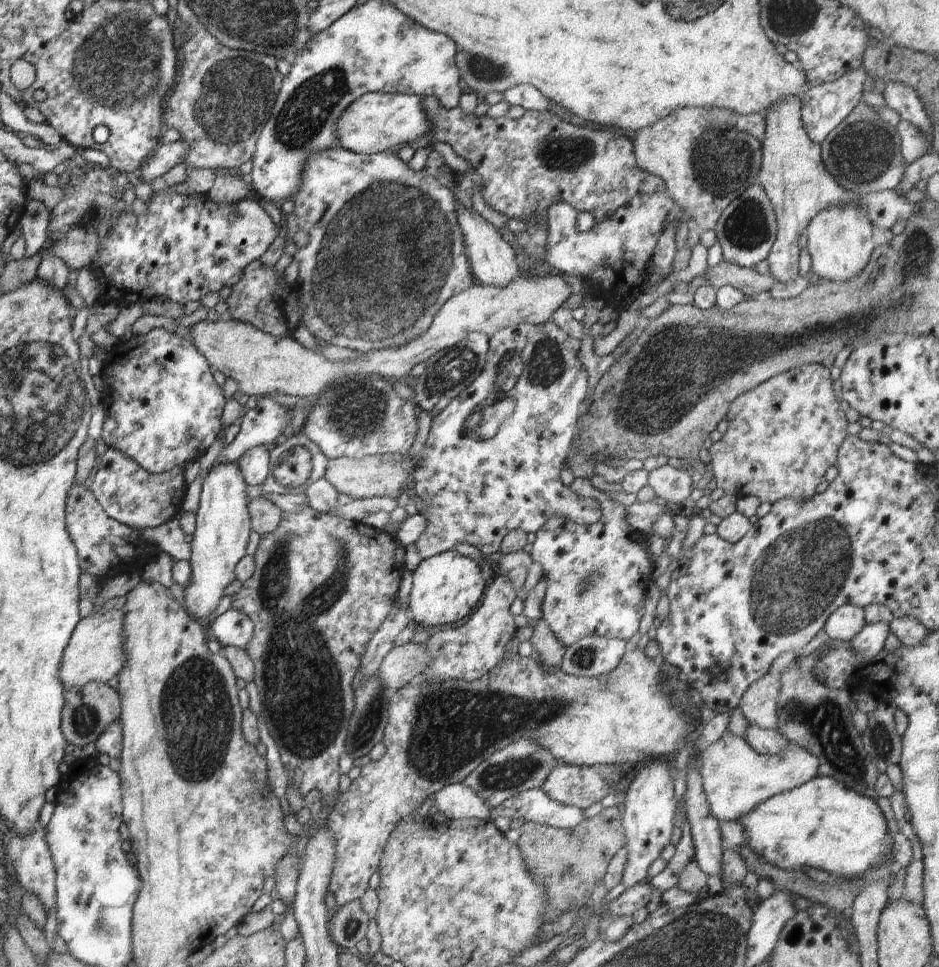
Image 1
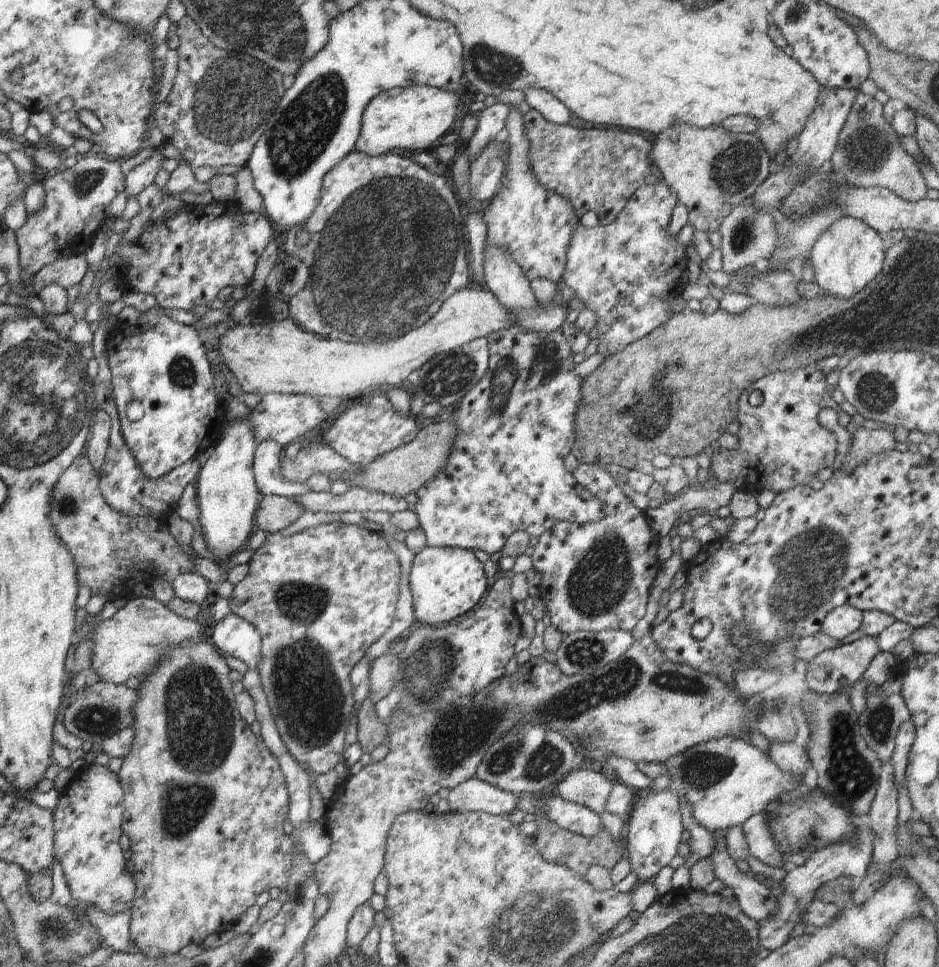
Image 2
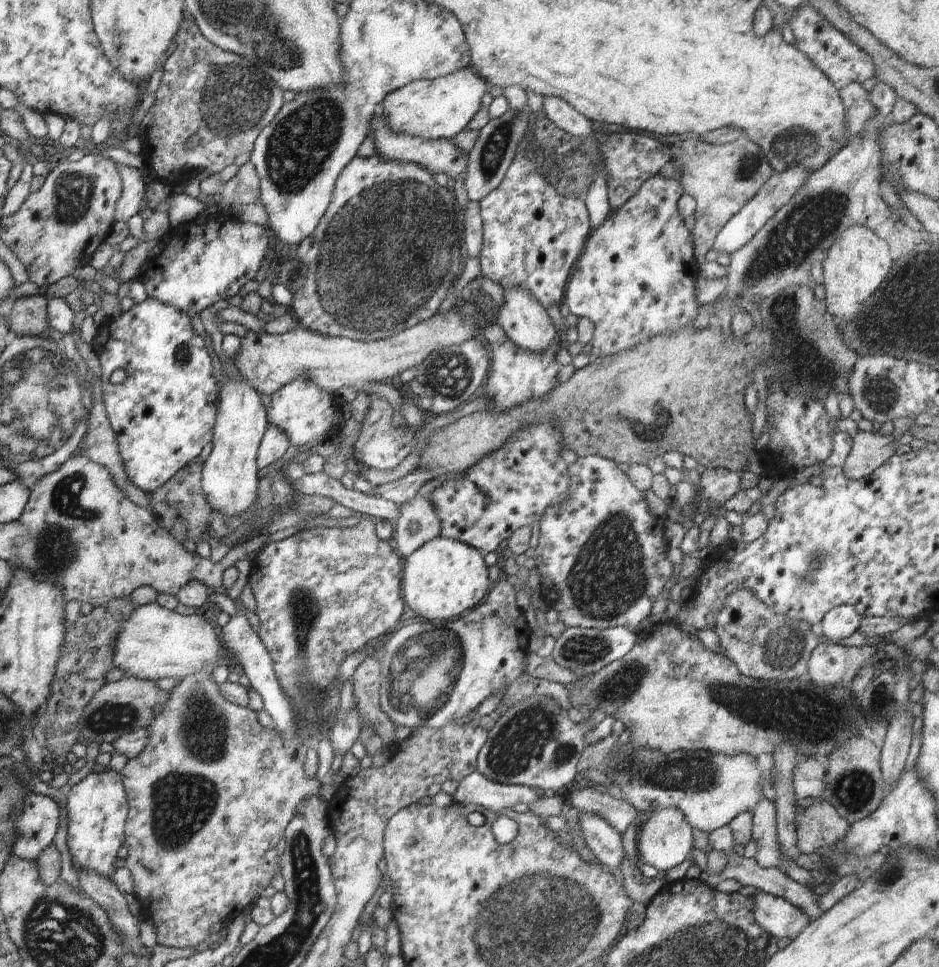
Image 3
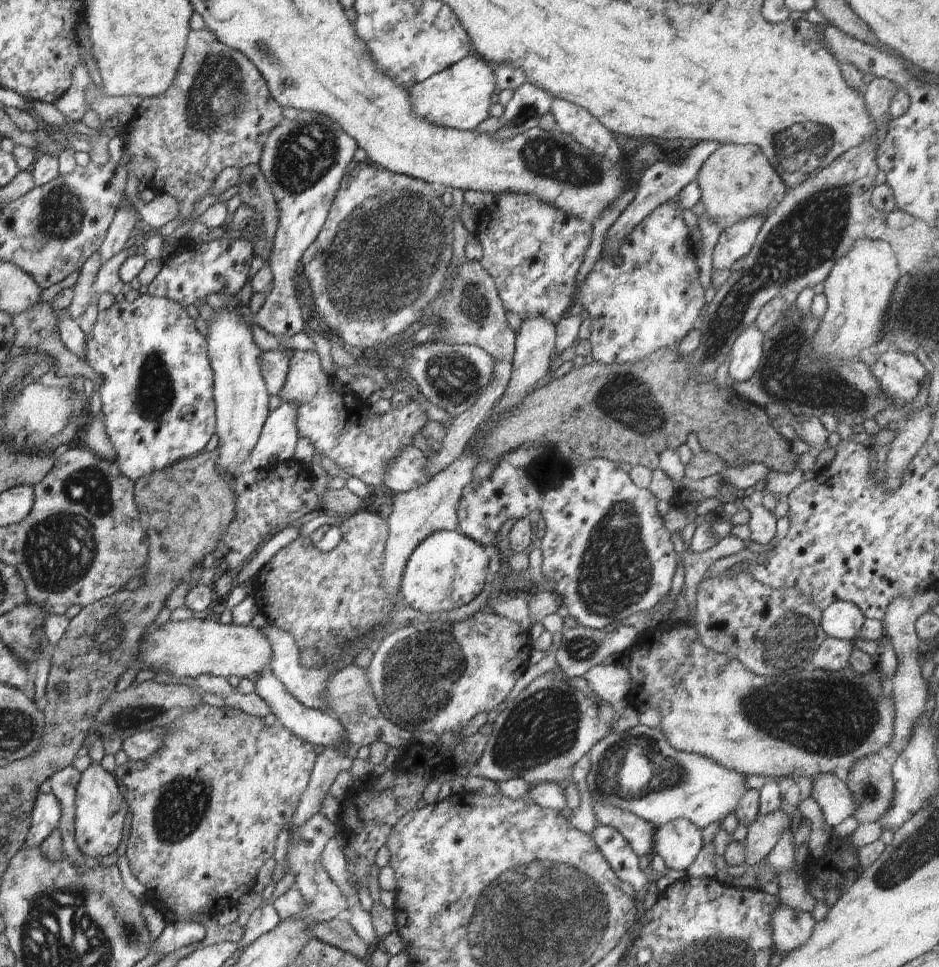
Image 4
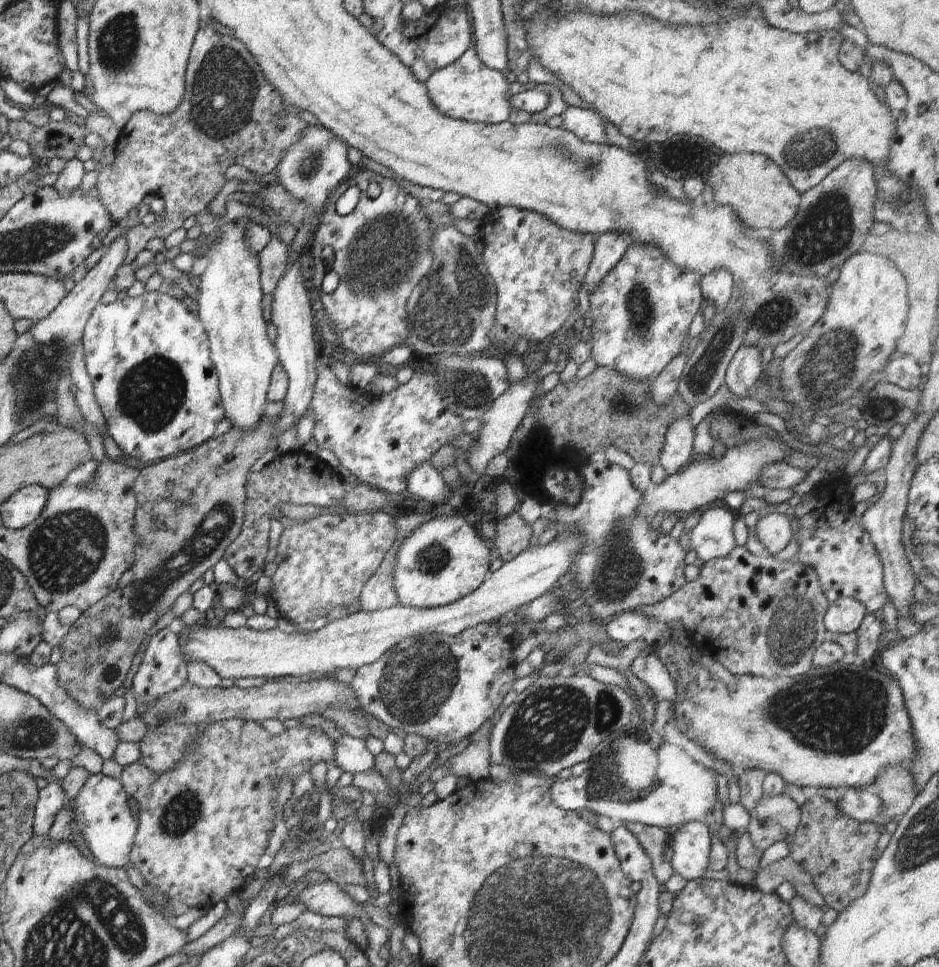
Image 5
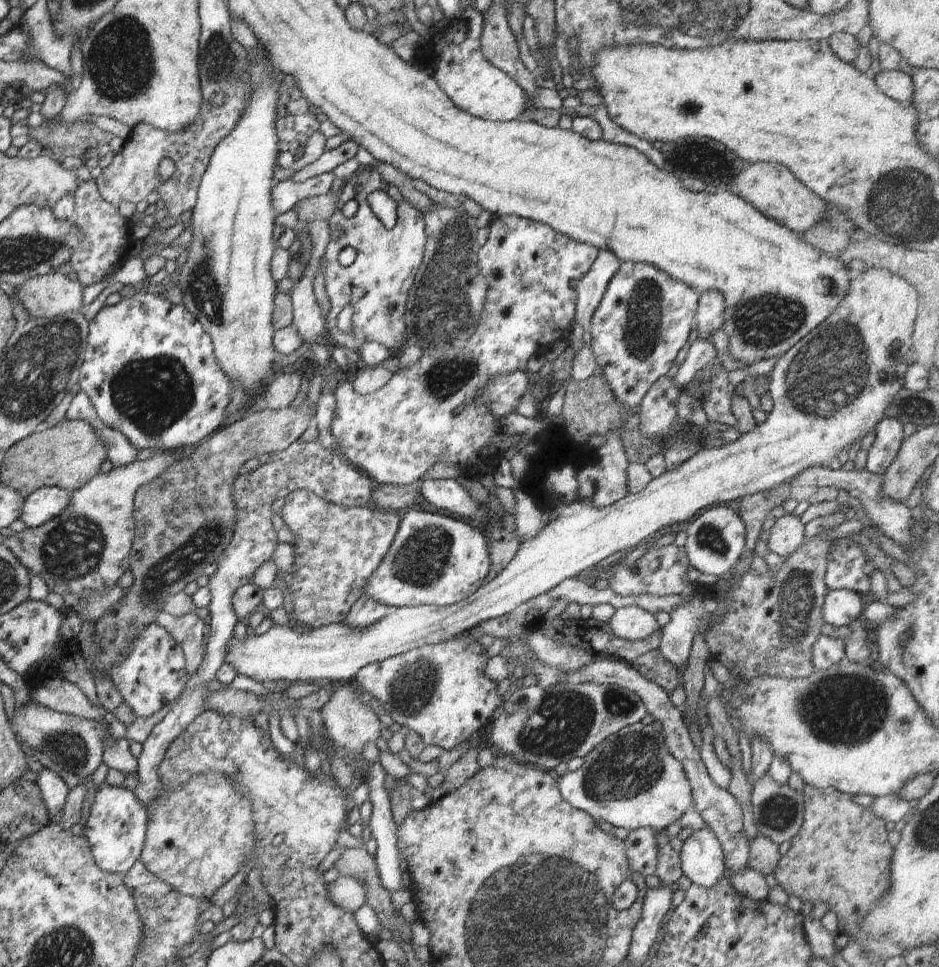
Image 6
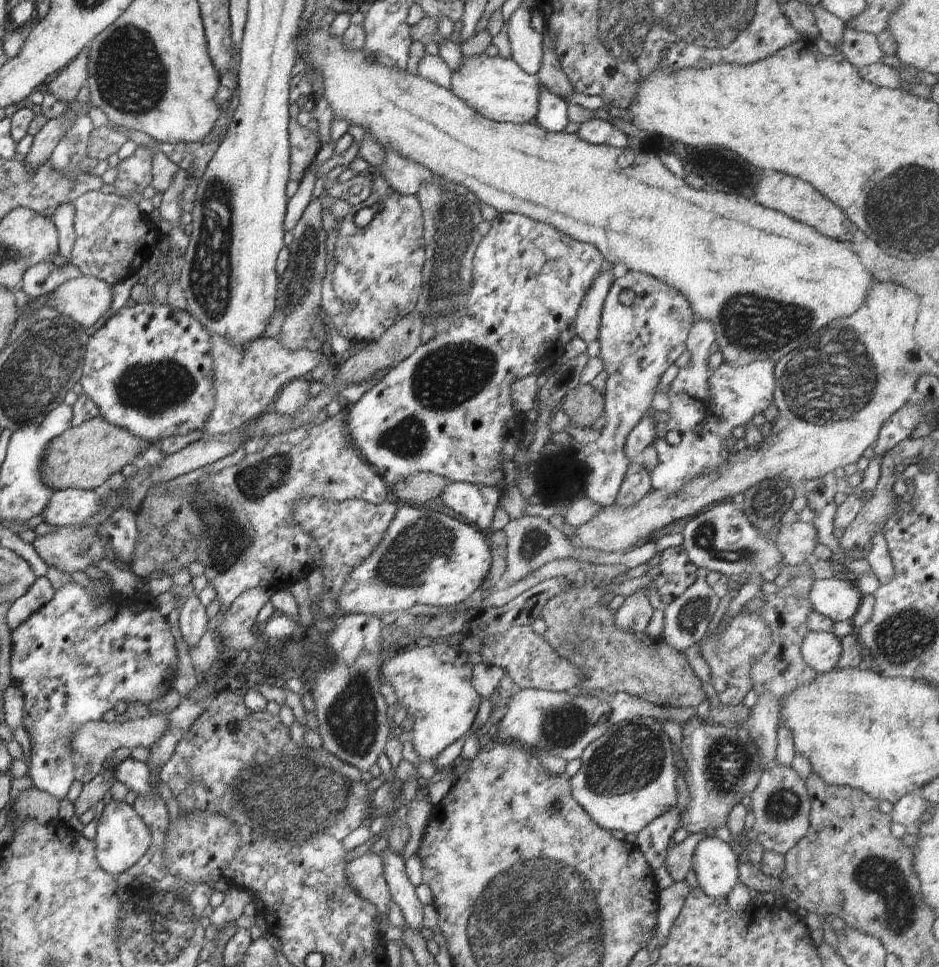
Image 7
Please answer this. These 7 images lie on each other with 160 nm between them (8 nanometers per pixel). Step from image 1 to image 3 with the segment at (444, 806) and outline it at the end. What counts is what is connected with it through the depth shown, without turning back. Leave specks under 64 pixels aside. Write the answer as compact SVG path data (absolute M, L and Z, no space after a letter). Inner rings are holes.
M475 771L458 784L453 802L479 805L492 812L500 813L504 808L512 808L517 803L526 804L529 807L542 797L532 788L496 783Z

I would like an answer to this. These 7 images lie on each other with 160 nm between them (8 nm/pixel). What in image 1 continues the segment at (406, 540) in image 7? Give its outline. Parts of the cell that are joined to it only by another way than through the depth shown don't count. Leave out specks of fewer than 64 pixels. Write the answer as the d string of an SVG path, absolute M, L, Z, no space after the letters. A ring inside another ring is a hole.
M456 550L424 559L412 572L409 609L416 622L424 629L448 626L472 614L481 601L486 581L480 573L480 563Z

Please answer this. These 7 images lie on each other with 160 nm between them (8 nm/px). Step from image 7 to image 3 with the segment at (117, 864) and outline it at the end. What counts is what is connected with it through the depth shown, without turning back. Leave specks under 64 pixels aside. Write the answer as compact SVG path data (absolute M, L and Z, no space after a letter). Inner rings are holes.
M112 769L100 773L92 772L68 789L66 844L72 857L72 864L82 870L96 872L104 878L111 878L116 870L114 862L118 858L118 850L125 844L125 825L129 810L122 776Z

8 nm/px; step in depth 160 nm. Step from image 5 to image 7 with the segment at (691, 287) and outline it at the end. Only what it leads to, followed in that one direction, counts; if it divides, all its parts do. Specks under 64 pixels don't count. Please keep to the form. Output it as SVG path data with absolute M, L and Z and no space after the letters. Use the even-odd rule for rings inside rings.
M628 271L624 276L615 278L606 295L599 322L598 342L600 342L599 357L604 363L604 373L607 377L603 394L605 398L605 427L600 436L593 442L580 448L582 460L588 466L588 474L582 479L584 494L588 499L598 502L601 507L609 507L616 500L630 460L625 453L627 436L632 432L642 415L651 408L654 393L660 387L662 375L674 365L678 357L686 350L686 339L690 327L695 321L694 311L688 299L672 285L662 282L651 274L638 271Z

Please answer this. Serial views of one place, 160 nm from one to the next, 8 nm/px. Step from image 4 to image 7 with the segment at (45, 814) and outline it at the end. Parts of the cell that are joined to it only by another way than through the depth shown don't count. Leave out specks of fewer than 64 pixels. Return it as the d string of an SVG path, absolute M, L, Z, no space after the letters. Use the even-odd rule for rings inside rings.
M110 576L104 581L110 588L106 602L96 606L78 583L56 590L50 602L34 611L25 622L11 630L11 678L20 682L24 693L23 726L31 736L29 776L37 789L51 794L59 801L74 782L74 765L69 736L88 721L100 721L105 712L117 702L138 703L144 706L163 697L171 687L170 670L178 662L176 640L168 619L151 604L140 611L137 600L120 599L112 588Z

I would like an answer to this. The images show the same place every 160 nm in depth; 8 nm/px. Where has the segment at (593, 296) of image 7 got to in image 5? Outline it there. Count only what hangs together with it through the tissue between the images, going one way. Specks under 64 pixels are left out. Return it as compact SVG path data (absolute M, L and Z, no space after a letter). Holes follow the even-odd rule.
M624 231L602 233L595 237L593 259L584 282L589 294L594 290L595 284L600 282L613 266L616 266L632 241L631 236Z

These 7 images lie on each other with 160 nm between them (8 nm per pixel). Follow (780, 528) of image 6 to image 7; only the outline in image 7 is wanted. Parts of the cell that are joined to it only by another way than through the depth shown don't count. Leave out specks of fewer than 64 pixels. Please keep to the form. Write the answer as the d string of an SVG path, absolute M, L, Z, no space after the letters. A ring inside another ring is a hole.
M796 521L780 525L774 534L775 545L782 553L782 561L791 567L814 562L818 533L810 522Z

